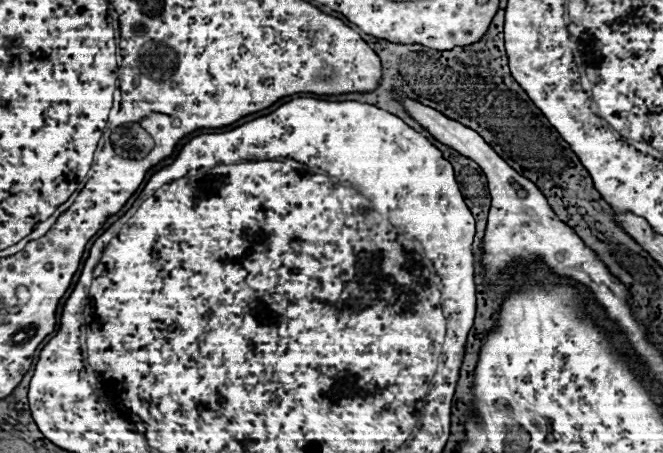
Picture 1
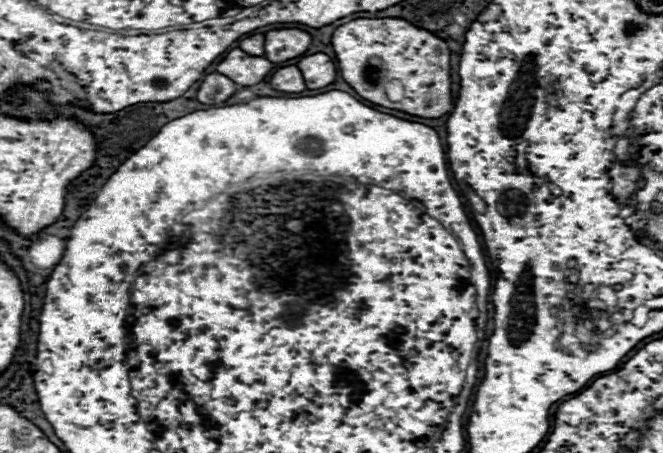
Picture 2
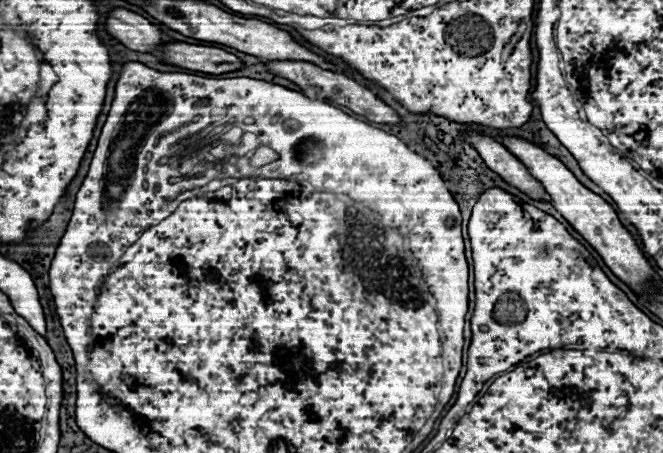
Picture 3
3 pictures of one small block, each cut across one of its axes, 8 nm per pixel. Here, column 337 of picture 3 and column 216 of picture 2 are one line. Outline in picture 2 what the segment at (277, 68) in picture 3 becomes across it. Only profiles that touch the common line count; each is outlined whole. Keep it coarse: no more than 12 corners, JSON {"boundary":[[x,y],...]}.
{"boundary":[[214,72],[202,80],[196,98],[222,104],[238,86]]}

